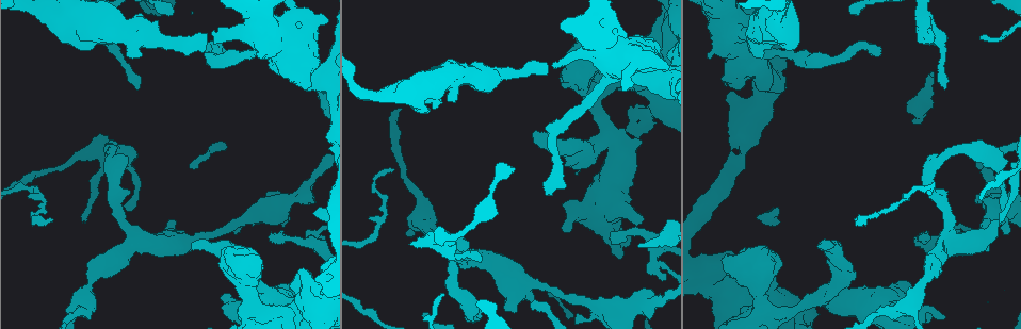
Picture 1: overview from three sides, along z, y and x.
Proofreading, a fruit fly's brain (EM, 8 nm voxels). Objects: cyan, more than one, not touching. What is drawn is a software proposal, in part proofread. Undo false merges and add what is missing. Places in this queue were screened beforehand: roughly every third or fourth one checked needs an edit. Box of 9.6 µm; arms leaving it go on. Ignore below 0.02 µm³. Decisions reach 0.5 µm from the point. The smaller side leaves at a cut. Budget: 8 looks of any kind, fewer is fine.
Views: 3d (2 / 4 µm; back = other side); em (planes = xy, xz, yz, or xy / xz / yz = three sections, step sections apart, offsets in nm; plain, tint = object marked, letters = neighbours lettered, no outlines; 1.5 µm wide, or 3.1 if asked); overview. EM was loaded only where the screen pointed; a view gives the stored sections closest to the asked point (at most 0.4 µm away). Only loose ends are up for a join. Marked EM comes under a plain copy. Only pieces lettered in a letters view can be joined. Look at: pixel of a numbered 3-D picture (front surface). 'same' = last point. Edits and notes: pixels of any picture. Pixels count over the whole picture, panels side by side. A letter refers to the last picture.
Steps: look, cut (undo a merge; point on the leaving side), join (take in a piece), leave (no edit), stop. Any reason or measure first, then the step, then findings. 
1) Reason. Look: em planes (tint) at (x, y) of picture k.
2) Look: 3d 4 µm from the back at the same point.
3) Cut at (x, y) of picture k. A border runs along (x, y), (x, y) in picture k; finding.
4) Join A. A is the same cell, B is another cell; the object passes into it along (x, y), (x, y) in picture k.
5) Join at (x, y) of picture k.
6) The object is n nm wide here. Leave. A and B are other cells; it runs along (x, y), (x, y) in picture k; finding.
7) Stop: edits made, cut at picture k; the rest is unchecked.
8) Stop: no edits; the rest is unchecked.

Free end. Look: em xz step 4 (letters) at (535, 142) of picture 1.

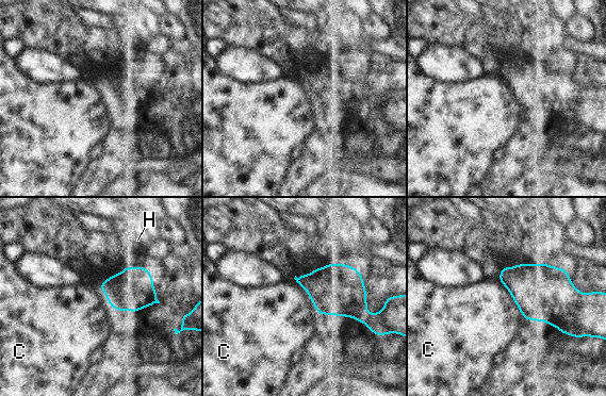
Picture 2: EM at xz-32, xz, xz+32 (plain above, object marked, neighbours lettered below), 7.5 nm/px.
Look: em planes (letters) at the same point.

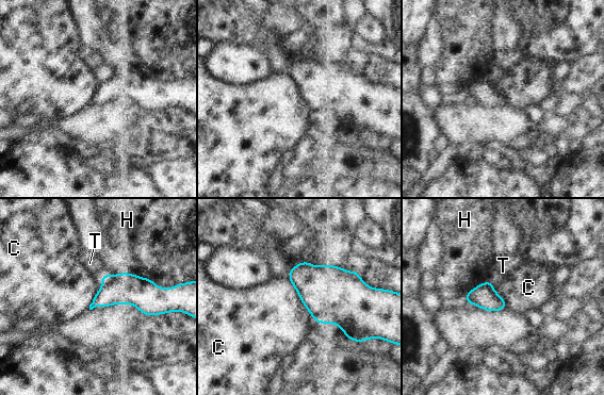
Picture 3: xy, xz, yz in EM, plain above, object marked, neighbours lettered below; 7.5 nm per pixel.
The longest contact is with C, 420 nm. Leave. C, H and T are other cells; a border runs along (287, 277), (302, 303), (317, 324) in picture 3; none of them fits.

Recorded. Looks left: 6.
Looks like a crossing. Look: em planes (letters) at (609, 137) of picture 1.

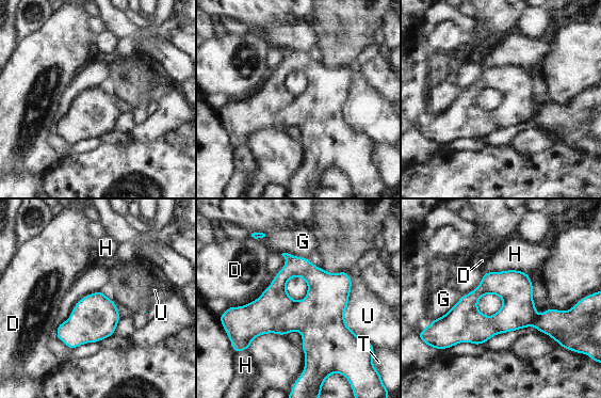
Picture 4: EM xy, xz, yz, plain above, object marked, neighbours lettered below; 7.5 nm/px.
The object is 260 nm wide here. Leave. D, G, H, T and U are other cells; a border runs along (525, 271), (500, 270), (484, 273) in picture 4; all the same neuron.

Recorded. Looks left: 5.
Branch stops here. Look: em xz step 4 (tint) at (85, 221) of picture 1.

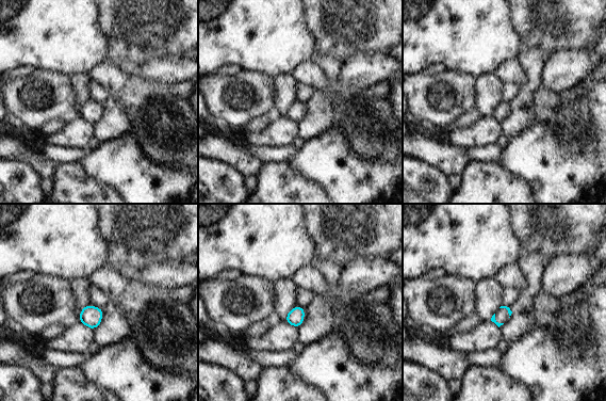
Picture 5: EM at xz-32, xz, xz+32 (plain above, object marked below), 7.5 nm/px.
Cut it another way. Look: em yz step 8 (letters) at the same point.

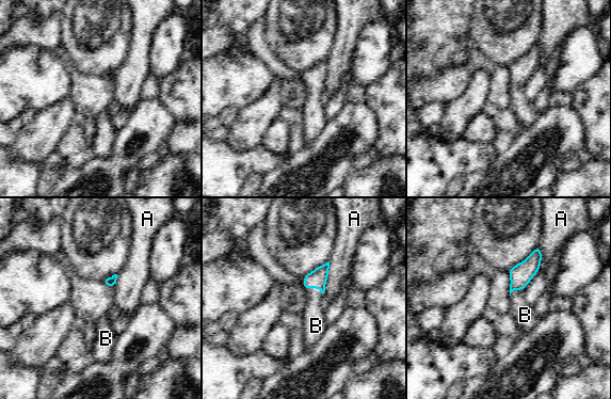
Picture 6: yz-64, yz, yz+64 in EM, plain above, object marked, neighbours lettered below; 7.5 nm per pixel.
The object is 100 nm wide here. Join at (315, 320) of picture 6. B is the same cell, A is another cell; the object passes into it along (318, 277), (315, 287), (315, 320) in picture 6; the neuron continues.

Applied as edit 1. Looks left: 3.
Stop: edits made, join at picture 6; the rest is unchecked.

